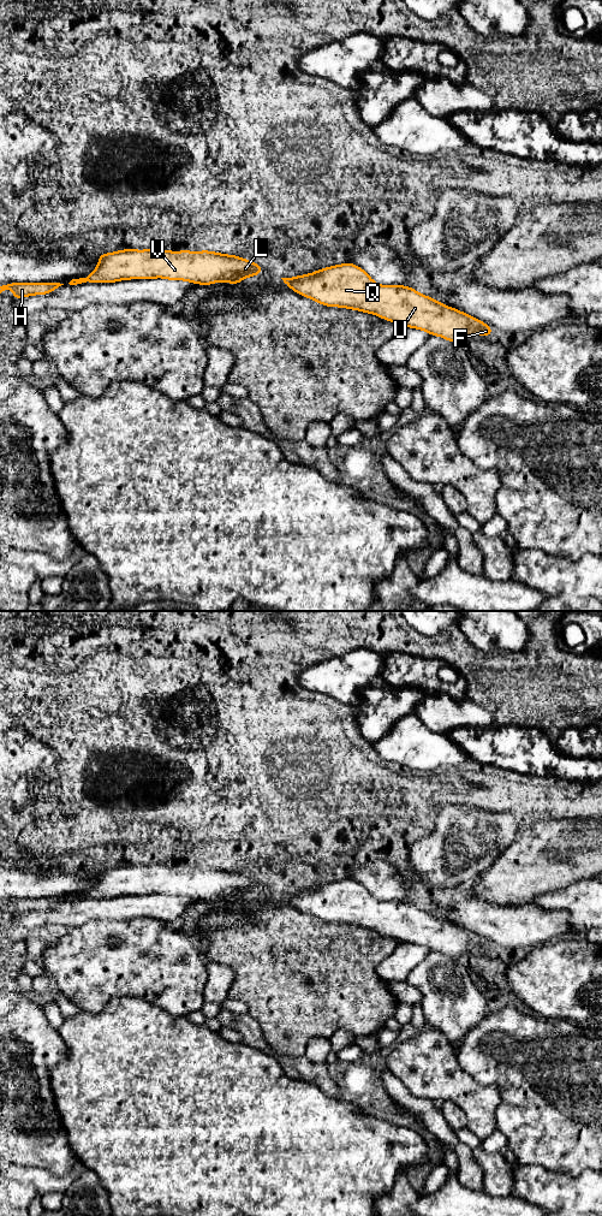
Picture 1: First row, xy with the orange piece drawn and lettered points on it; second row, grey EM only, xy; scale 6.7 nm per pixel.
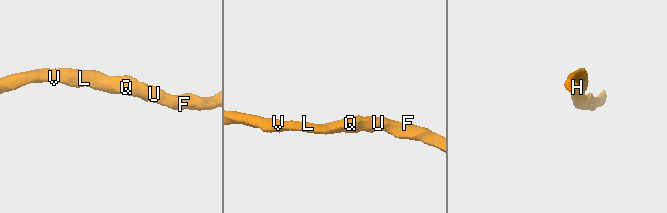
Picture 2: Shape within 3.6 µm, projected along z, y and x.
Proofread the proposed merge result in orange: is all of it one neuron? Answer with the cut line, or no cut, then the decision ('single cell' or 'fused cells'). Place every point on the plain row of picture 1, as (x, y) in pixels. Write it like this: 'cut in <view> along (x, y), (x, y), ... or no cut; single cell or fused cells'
no cut; single cell

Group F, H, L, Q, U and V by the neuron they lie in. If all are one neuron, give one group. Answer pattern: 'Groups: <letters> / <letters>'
Groups: F H L Q U V

